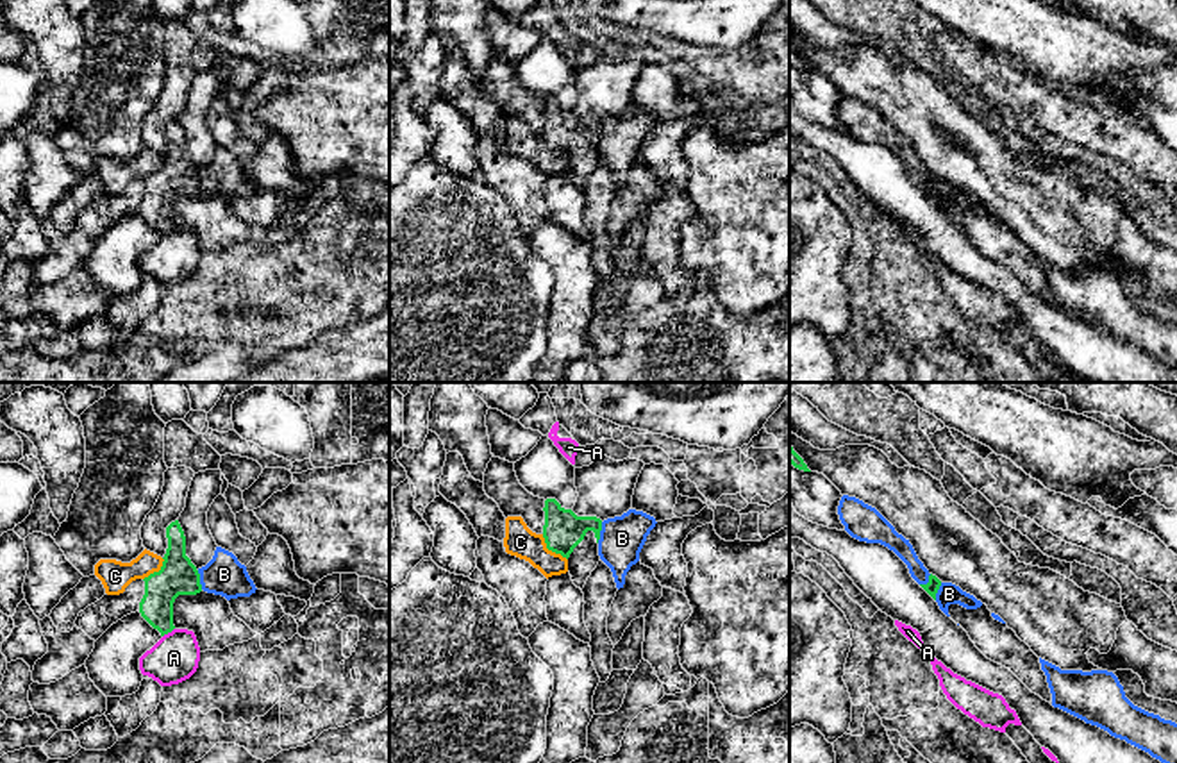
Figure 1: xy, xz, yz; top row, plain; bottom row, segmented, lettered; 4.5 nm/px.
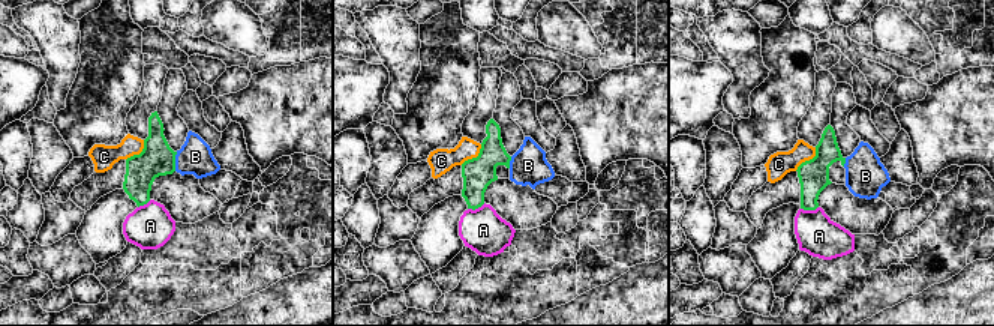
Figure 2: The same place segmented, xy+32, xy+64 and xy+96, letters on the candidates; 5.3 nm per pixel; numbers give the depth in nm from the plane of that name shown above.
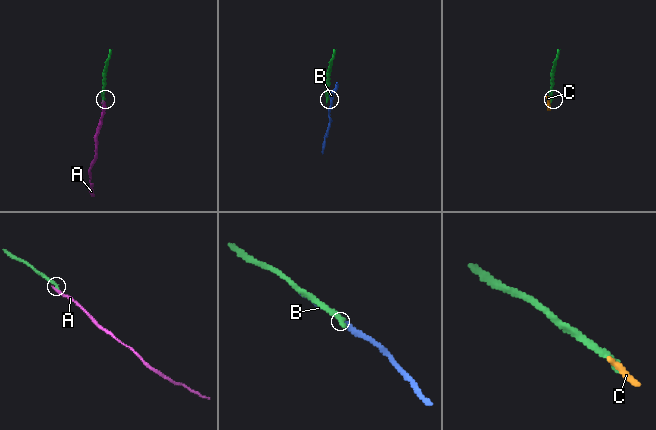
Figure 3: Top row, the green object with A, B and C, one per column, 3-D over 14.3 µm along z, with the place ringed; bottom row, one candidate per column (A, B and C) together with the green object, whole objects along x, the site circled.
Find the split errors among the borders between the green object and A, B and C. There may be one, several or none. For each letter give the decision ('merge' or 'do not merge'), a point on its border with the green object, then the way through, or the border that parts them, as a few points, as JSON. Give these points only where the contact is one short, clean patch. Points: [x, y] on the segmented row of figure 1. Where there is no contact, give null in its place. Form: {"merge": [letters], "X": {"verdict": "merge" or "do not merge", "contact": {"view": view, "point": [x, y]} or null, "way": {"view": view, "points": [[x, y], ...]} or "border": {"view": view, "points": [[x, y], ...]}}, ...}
{"merge": [], "A": {"verdict": "do not merge", "contact": {"view": "xy", "point": [168, 631]}, "border": {"view": "xy", "points": [[174, 628], [163, 637]]}}, "B": {"verdict": "do not merge", "contact": {"view": "xz", "point": [599, 533]}}, "C": {"verdict": "do not merge", "contact": {"view": "xz", "point": [550, 549]}}}

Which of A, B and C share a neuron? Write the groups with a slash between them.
A / B / C

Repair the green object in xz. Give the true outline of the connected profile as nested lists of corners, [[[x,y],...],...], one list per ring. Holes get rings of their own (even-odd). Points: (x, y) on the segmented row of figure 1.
[[[547,499],[543,511],[547,549],[568,559],[572,581],[582,590],[600,561],[598,540],[602,520],[597,516],[577,516],[555,499]]]

